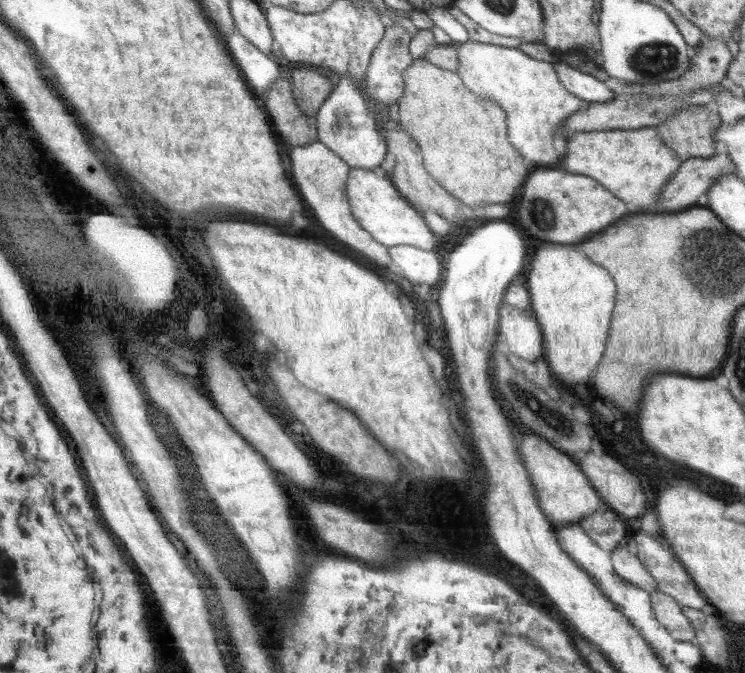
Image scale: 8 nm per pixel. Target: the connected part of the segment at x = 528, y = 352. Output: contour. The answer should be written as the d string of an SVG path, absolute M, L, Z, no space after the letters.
M508 303L501 306L498 342L502 343L503 354L516 353L530 362L543 356L543 334L538 321Z

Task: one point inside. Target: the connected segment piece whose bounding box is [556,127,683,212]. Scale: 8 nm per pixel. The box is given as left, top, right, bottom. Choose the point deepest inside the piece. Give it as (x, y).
(634, 163)

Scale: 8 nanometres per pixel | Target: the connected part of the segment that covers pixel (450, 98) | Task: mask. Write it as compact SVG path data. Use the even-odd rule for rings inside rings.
M413 59L402 78L404 92L397 102L400 122L418 143L425 169L472 209L484 204L511 204L530 175L530 168L509 140L509 118L501 105L473 93L457 72L440 68L428 59Z

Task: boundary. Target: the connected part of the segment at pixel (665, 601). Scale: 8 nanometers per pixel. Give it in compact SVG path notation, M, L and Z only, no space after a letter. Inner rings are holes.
M659 591L652 594L652 607L657 619L669 629L674 639L680 642L690 642L694 638L694 627L682 612L681 605L668 594Z

